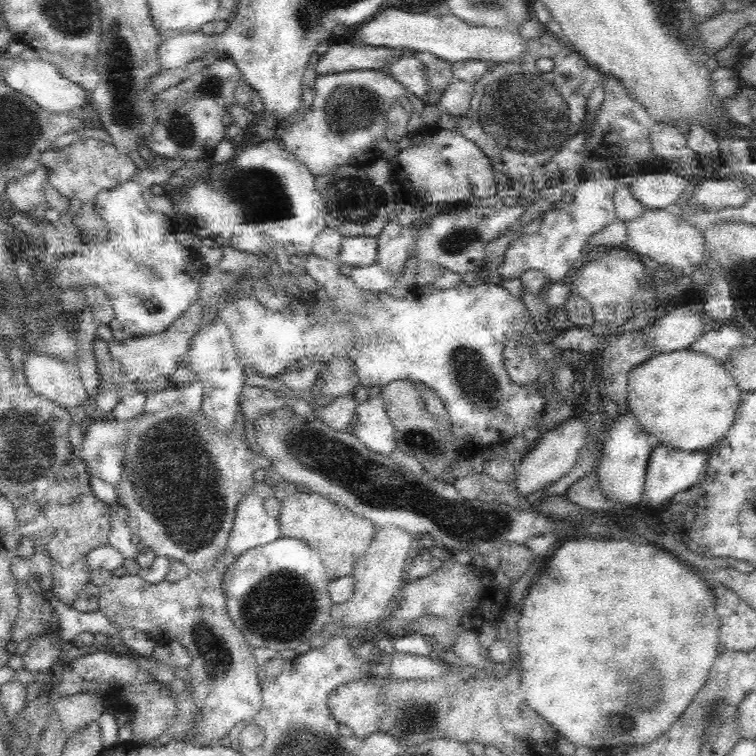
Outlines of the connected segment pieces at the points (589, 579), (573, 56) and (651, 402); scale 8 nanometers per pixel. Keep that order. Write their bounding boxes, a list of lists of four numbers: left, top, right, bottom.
[[515,538,721,751],[454,36,603,200],[628,352,741,452]]

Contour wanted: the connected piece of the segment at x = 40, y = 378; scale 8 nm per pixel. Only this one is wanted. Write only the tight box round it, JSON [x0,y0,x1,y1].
[24,350,88,410]

